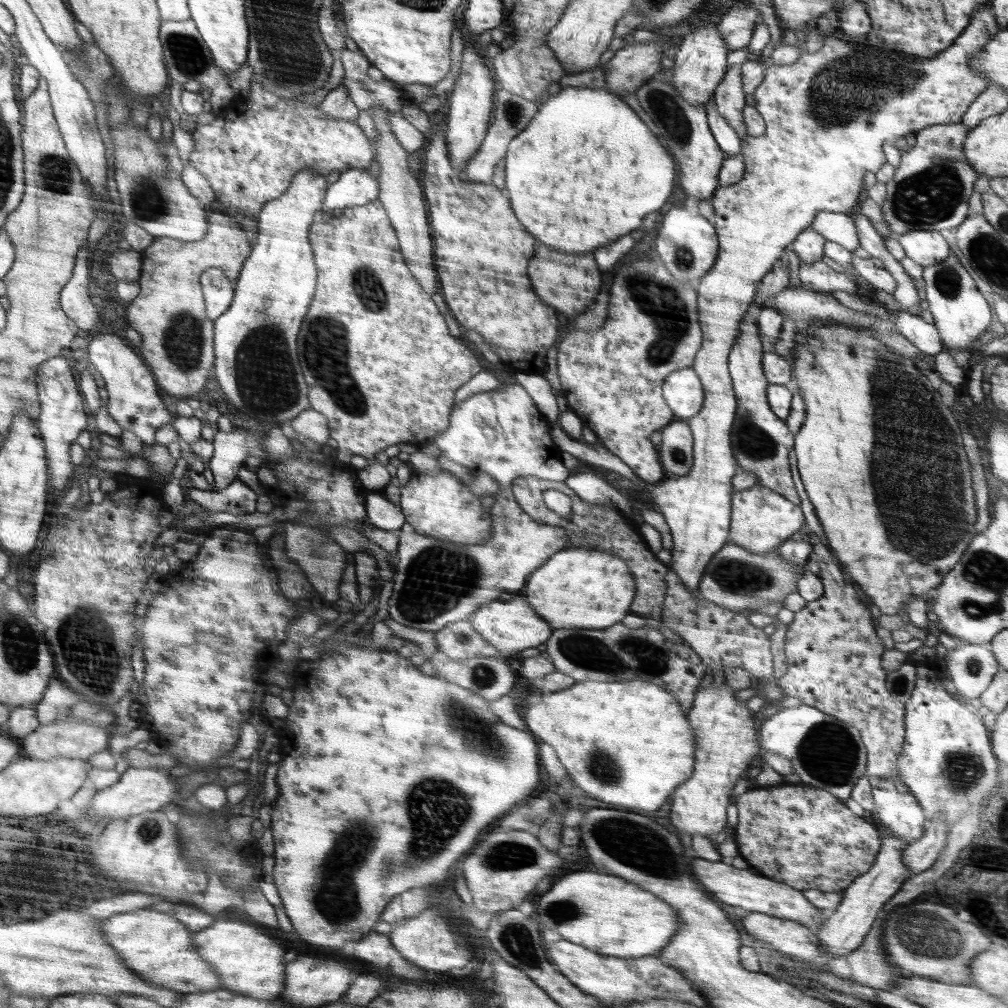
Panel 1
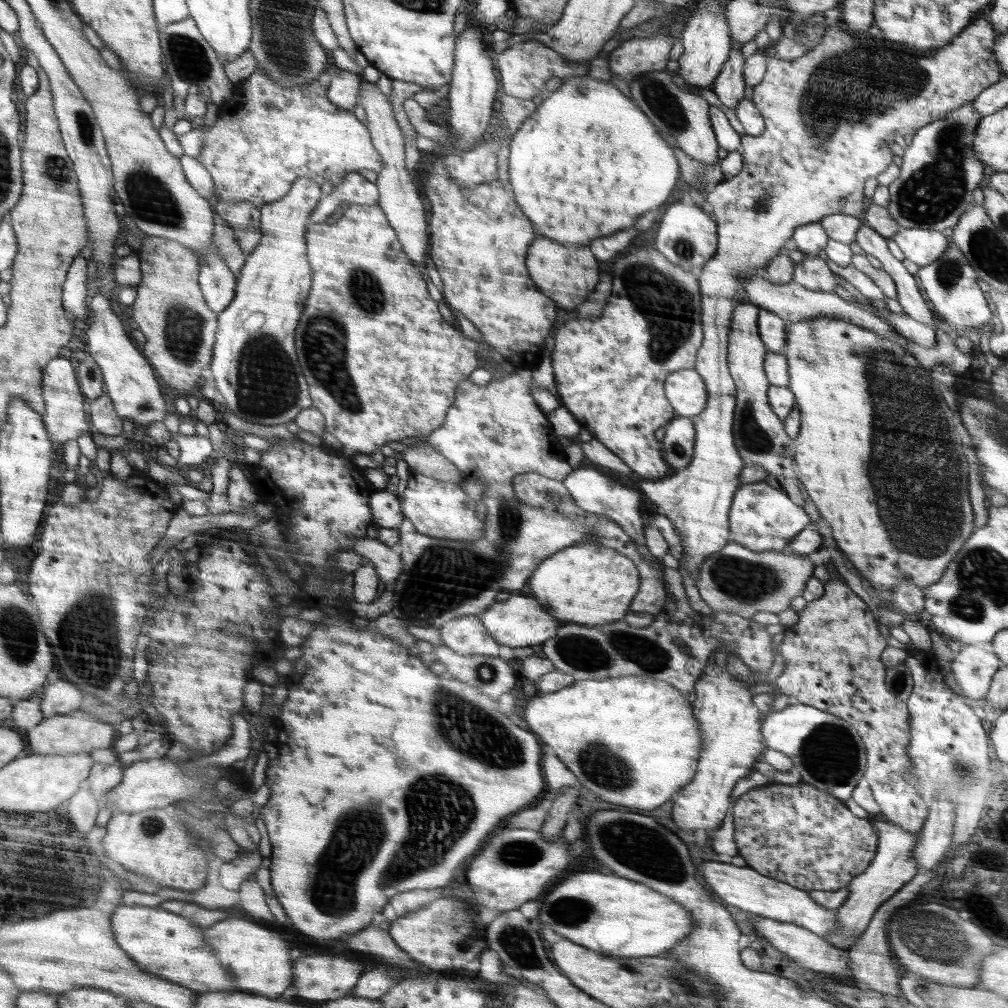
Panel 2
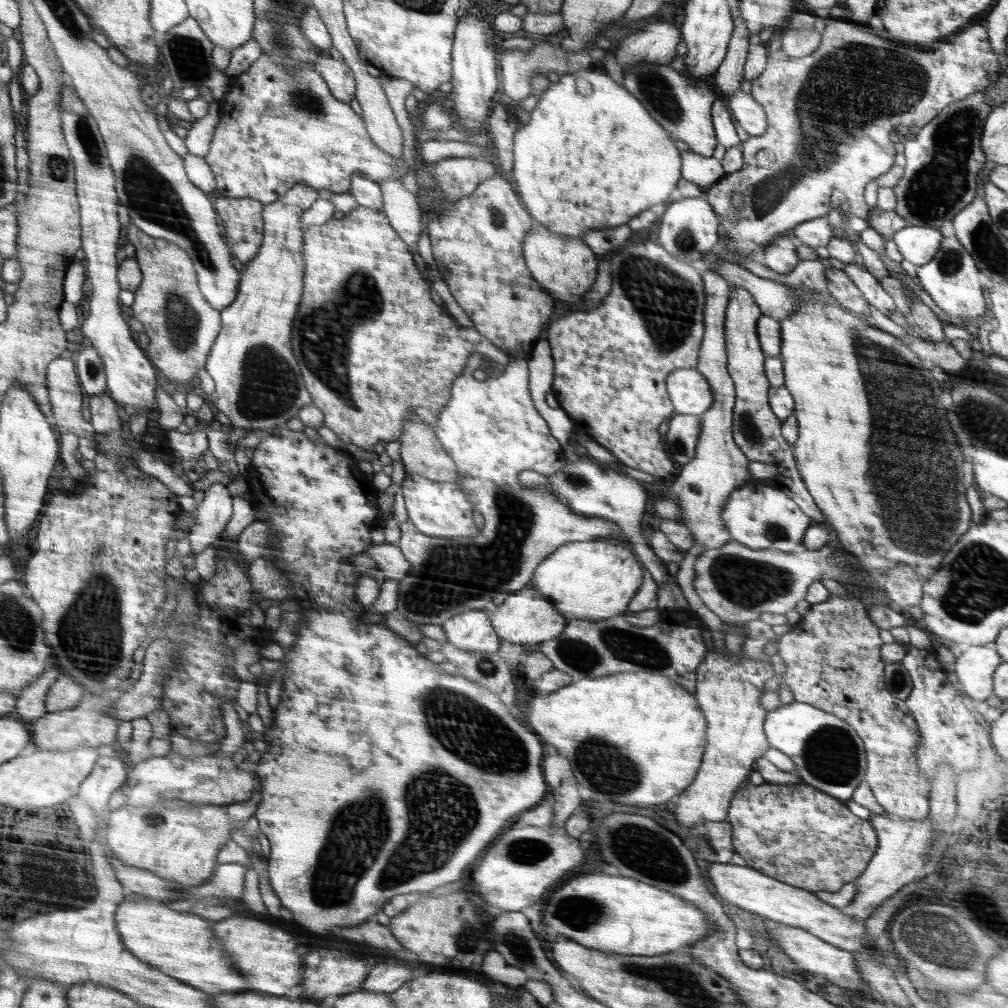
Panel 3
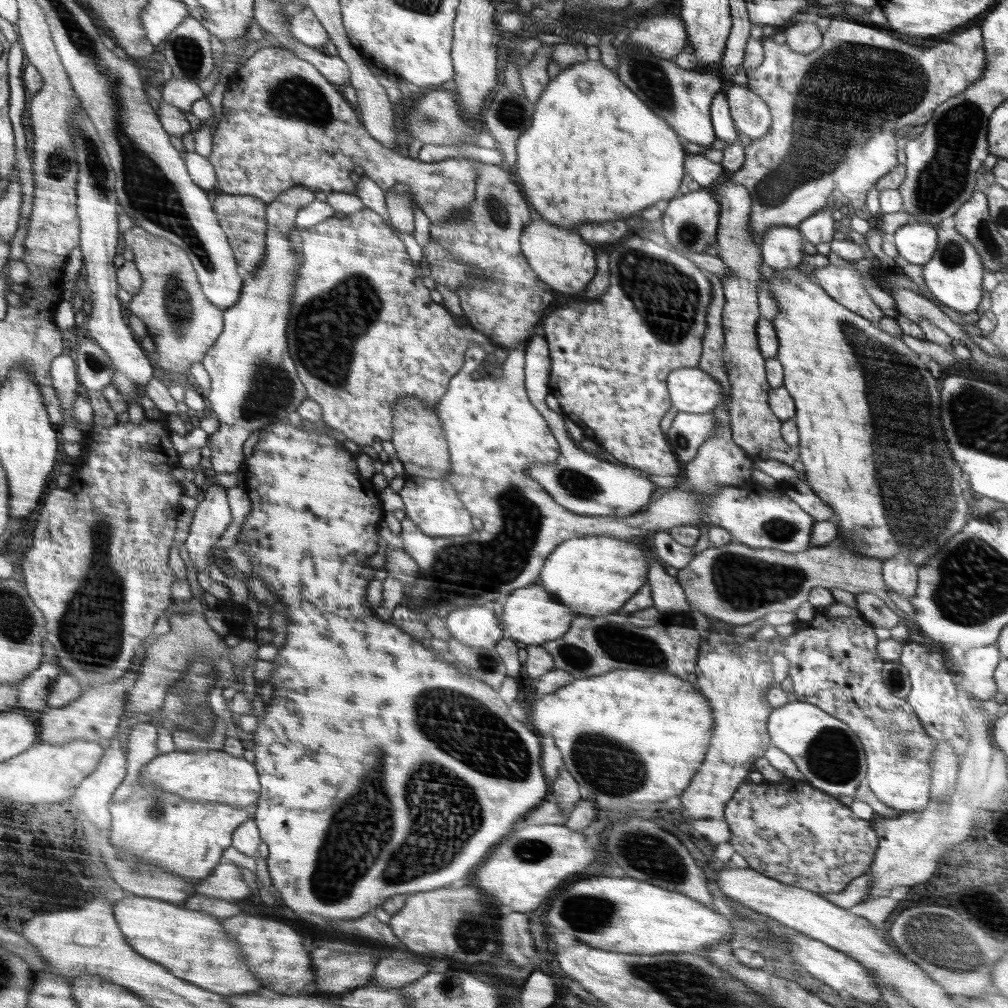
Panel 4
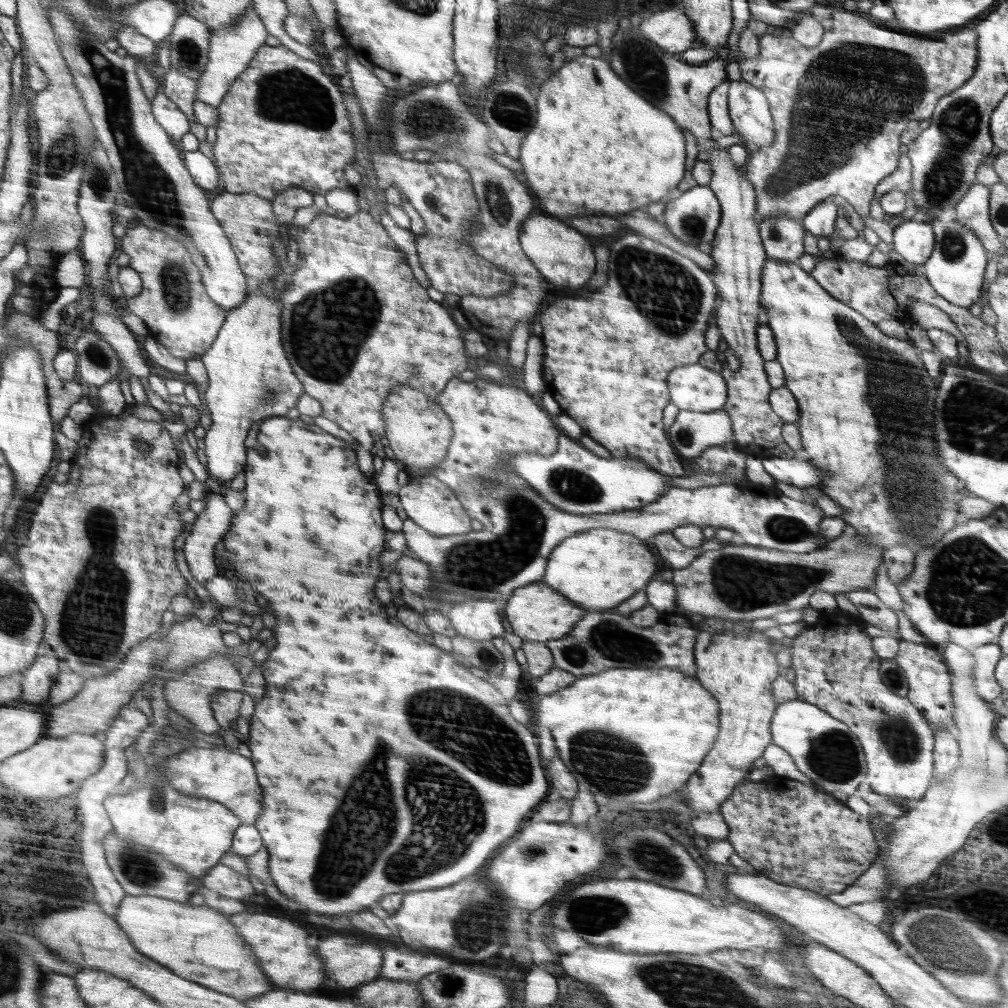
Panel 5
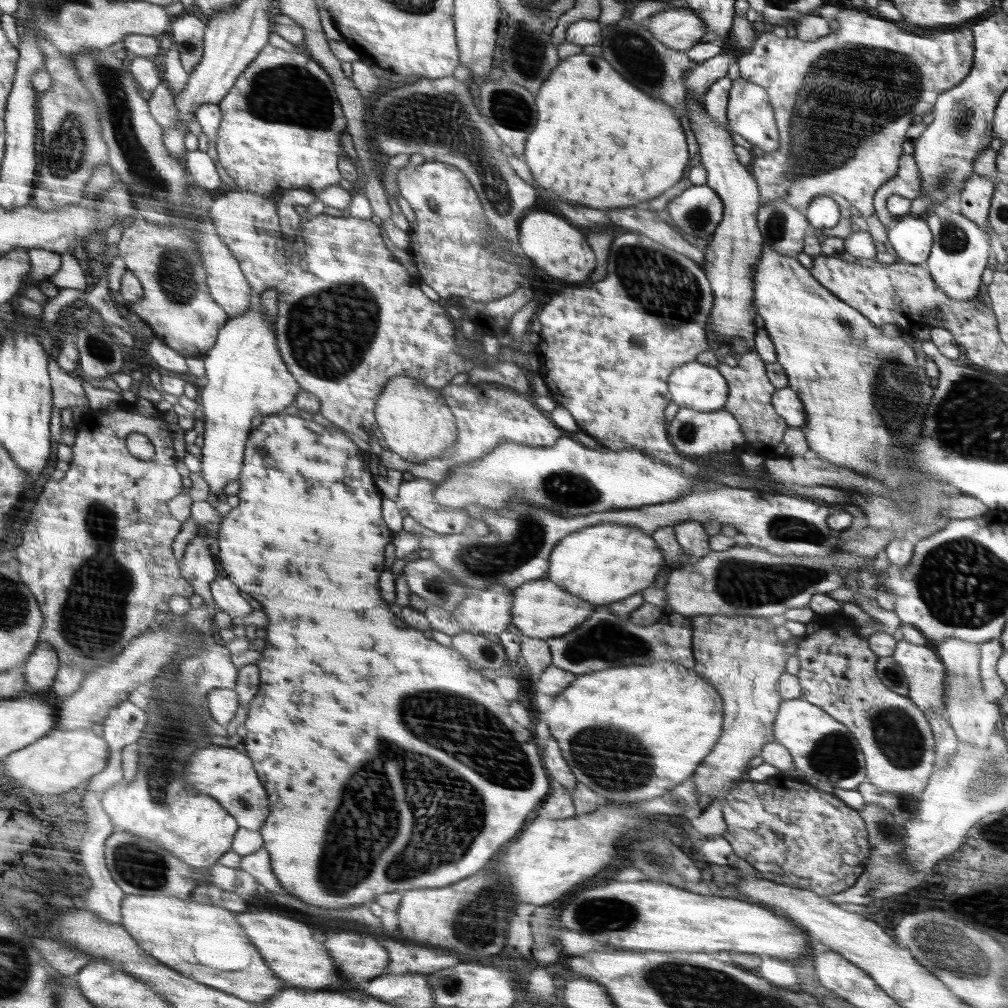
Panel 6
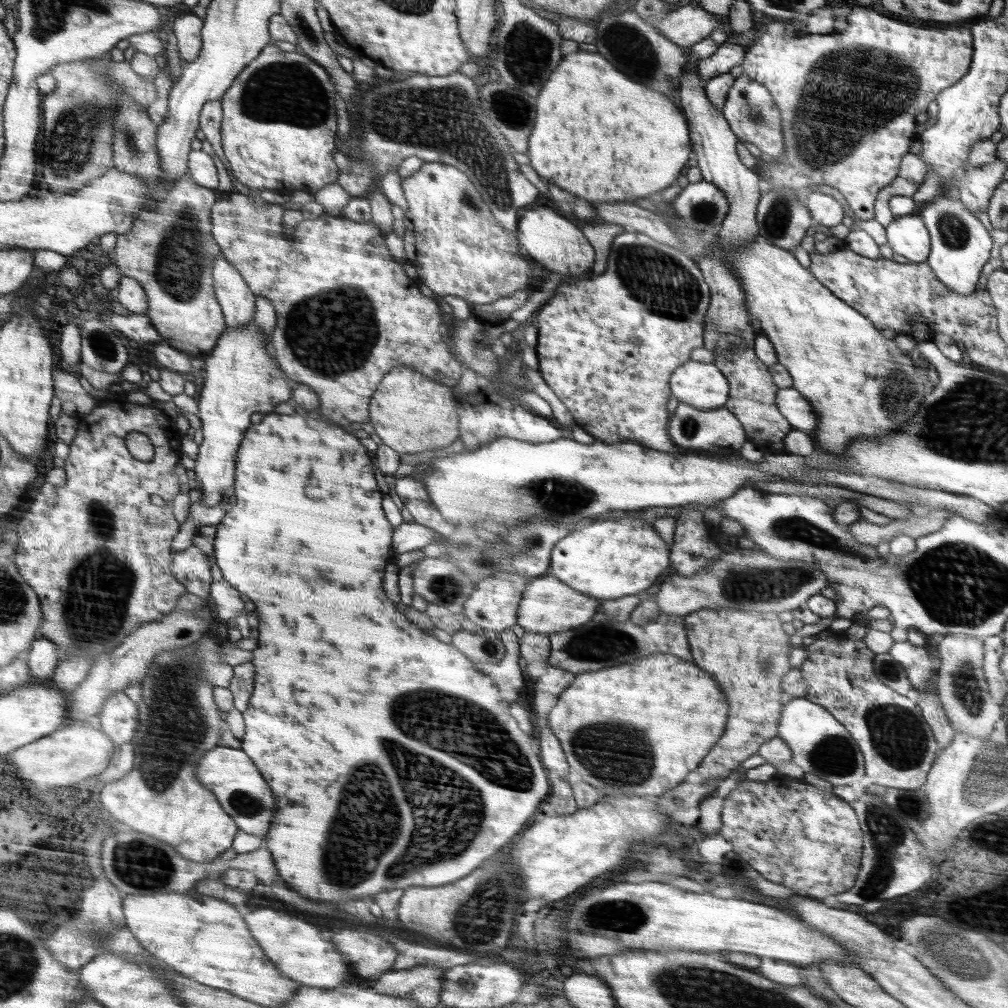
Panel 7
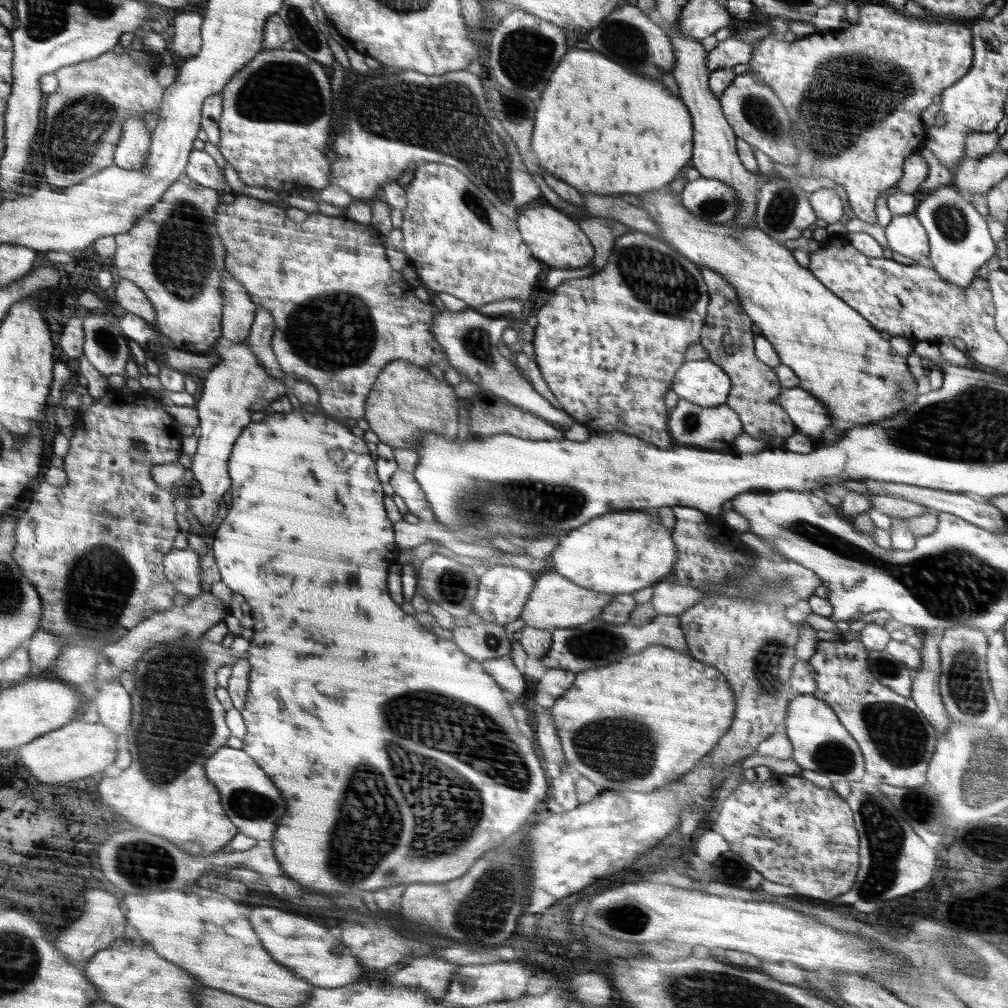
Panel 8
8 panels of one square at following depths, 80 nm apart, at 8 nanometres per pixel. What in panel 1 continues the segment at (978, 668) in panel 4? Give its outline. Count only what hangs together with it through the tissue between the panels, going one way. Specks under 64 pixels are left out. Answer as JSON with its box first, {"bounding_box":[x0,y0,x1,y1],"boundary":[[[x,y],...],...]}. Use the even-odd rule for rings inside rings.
{"bounding_box":[945,642,1000,703],"boundary":[[[970,642],[949,646],[945,661],[958,697],[977,703],[979,696],[991,686],[1000,671],[991,648],[990,643]]]}

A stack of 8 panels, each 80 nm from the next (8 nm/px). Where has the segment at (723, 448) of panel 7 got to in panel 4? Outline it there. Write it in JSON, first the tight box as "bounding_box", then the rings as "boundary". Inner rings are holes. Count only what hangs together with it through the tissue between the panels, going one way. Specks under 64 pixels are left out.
{"bounding_box":[667,411,717,462],"boundary":[[[678,411],[667,434],[672,452],[675,452],[680,462],[690,462],[704,442],[713,437],[717,426],[716,417],[711,412],[690,414]]]}

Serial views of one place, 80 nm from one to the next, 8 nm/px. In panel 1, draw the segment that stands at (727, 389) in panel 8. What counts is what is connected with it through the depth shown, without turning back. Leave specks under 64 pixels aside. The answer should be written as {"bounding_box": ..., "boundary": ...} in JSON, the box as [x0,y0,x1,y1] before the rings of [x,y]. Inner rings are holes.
{"bounding_box":[663,367,706,420],"boundary":[[[692,367],[672,372],[663,384],[663,397],[676,416],[688,420],[699,414],[706,392],[699,375]]]}

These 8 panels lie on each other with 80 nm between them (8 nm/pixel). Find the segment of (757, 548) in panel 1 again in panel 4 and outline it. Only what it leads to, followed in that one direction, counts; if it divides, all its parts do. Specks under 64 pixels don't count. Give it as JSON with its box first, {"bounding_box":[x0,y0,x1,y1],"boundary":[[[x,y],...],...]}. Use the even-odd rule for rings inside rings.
{"bounding_box":[393,343,816,622],"boundary":[[[473,343],[472,352],[468,352],[468,364],[464,364],[463,370],[461,370],[458,374],[451,379],[450,386],[448,387],[447,394],[443,396],[441,402],[435,408],[435,413],[438,414],[438,419],[440,419],[440,425],[443,426],[446,444],[449,448],[449,457],[451,464],[451,472],[449,472],[449,476],[444,478],[451,482],[452,486],[454,486],[455,491],[458,493],[460,500],[466,505],[469,511],[472,511],[472,516],[477,516],[480,520],[483,521],[482,530],[473,532],[470,536],[468,536],[469,542],[437,542],[435,537],[428,536],[424,534],[416,524],[412,522],[412,519],[408,518],[405,511],[401,509],[396,509],[393,511],[394,517],[401,522],[401,537],[403,542],[403,551],[408,553],[418,565],[419,575],[415,580],[415,583],[411,585],[404,584],[404,596],[401,604],[406,606],[412,610],[412,612],[416,612],[418,616],[420,616],[420,620],[424,622],[424,620],[428,621],[430,618],[440,618],[446,619],[453,610],[460,610],[461,608],[466,608],[470,606],[474,606],[475,604],[486,604],[493,603],[496,598],[500,598],[500,596],[508,596],[514,590],[518,590],[518,588],[524,588],[524,586],[528,586],[528,584],[532,584],[532,582],[536,582],[538,580],[539,572],[543,570],[542,564],[544,564],[544,560],[546,558],[542,558],[542,556],[548,556],[550,552],[554,552],[555,548],[562,544],[566,540],[570,540],[572,538],[582,538],[582,536],[590,536],[592,534],[596,534],[596,536],[600,536],[601,534],[609,534],[610,536],[616,536],[616,538],[638,538],[641,539],[643,536],[652,535],[656,531],[667,531],[669,528],[680,526],[680,525],[707,525],[710,523],[711,525],[720,525],[722,528],[728,529],[728,532],[731,532],[731,535],[736,537],[736,540],[742,544],[747,544],[752,548],[773,548],[776,550],[781,550],[782,552],[802,552],[808,550],[811,546],[811,532],[814,530],[814,524],[816,522],[815,517],[812,516],[808,512],[804,512],[803,508],[800,508],[799,504],[796,504],[794,500],[791,499],[791,496],[784,489],[780,491],[767,491],[764,488],[755,489],[752,488],[740,488],[734,486],[721,486],[719,490],[715,490],[715,492],[710,492],[707,496],[695,496],[691,492],[688,492],[684,488],[677,486],[674,490],[664,493],[662,498],[658,498],[645,509],[644,512],[638,512],[629,516],[628,518],[618,518],[617,516],[578,516],[578,514],[574,514],[574,512],[570,512],[567,508],[564,508],[560,503],[557,503],[554,500],[549,492],[544,490],[544,487],[540,483],[536,483],[534,479],[527,476],[525,470],[531,466],[531,464],[535,464],[535,462],[542,462],[545,464],[554,464],[556,459],[559,458],[561,452],[558,452],[558,443],[556,442],[556,438],[550,434],[550,430],[548,430],[548,424],[546,424],[546,420],[538,414],[538,412],[534,412],[534,408],[530,406],[530,402],[528,402],[528,398],[526,398],[526,390],[524,390],[524,355],[525,355],[526,343],[519,344],[516,348],[510,348],[508,351],[508,356],[506,360],[502,363],[502,374],[503,376],[500,378],[494,377],[485,377],[479,380],[475,380],[472,378],[471,374],[477,369],[477,366],[481,364],[486,356],[485,350],[482,350],[481,345]]]}

